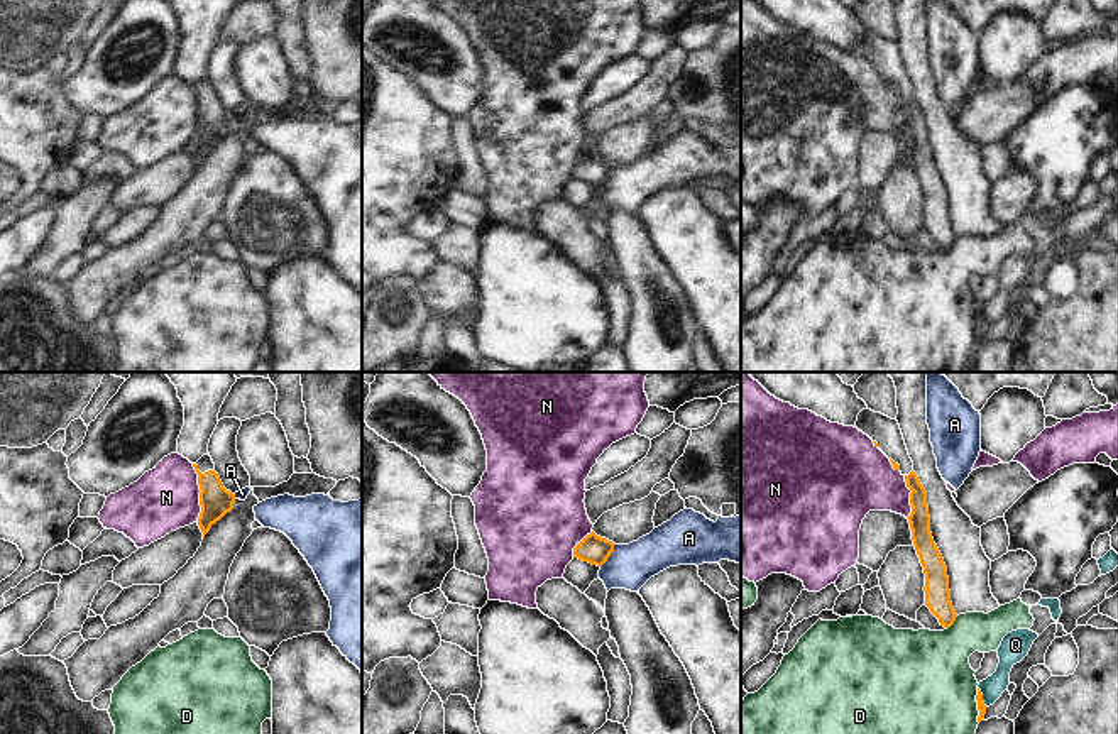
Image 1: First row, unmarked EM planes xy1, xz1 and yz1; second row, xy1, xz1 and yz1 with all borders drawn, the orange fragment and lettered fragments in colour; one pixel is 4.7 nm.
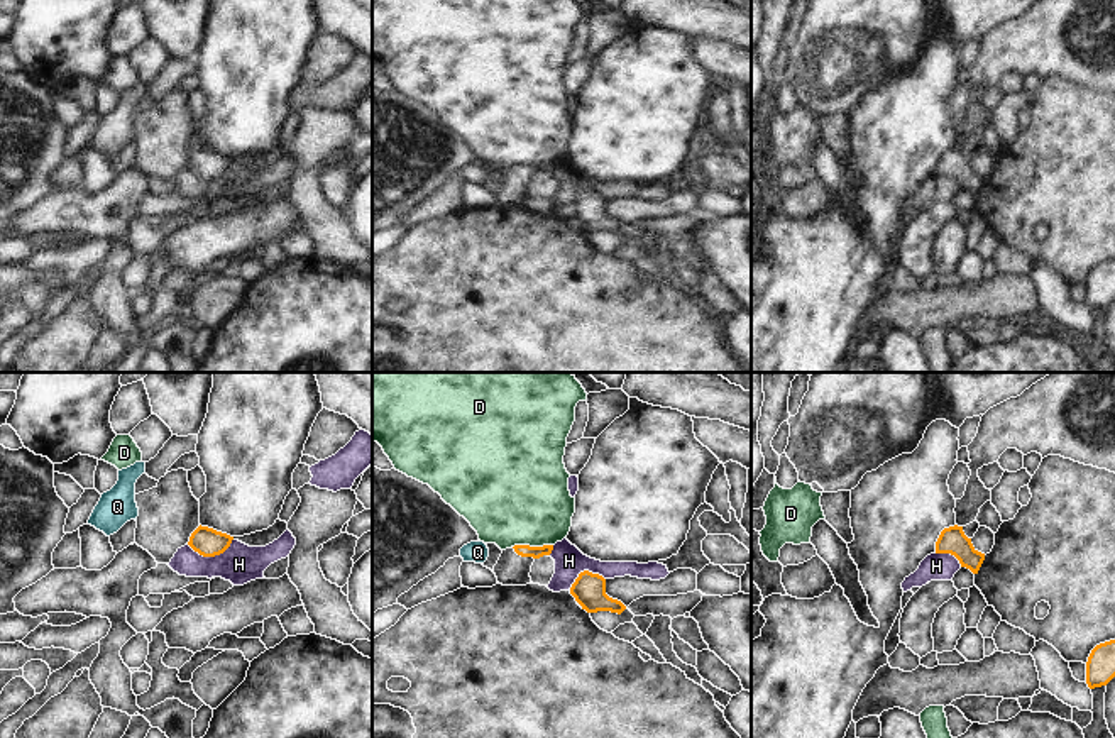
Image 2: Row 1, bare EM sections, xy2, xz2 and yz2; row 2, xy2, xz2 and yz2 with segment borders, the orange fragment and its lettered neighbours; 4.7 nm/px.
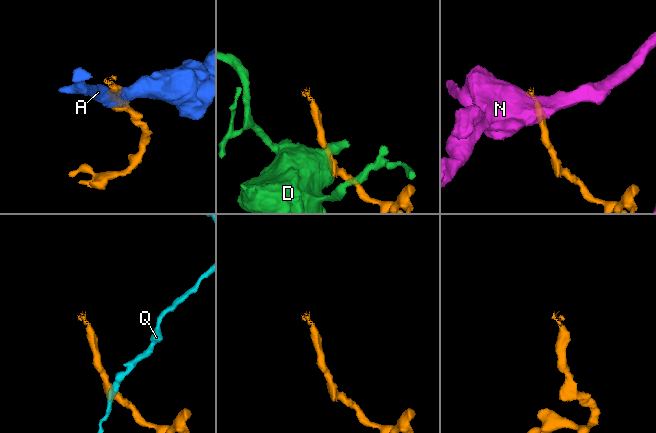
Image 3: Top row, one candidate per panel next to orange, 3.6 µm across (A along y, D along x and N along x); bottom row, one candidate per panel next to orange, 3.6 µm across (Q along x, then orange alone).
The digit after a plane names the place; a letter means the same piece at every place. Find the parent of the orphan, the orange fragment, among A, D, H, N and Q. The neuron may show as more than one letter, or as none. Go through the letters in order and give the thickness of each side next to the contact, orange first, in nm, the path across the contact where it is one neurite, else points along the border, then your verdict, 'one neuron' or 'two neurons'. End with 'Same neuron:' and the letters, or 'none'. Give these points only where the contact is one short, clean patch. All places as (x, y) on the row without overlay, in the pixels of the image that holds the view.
A: calibres 140 and 220 nm; border xz1 (614, 166), (614, 171), (601, 188); two neurons
D: calibres 60 and 460 nm; two neurons
H: calibres 140 and 190 nm; border xy2 (232, 159), (222, 173), (214, 176), (200, 176), (188, 165); two neurons
N: calibres 150 and 300 nm; border xy1 (191, 85), (200, 112), (198, 142); two neurons
Q: calibres 50 and 120 nm; border yz1 (978, 308), (986, 327); two neurons
Same neuron: none

